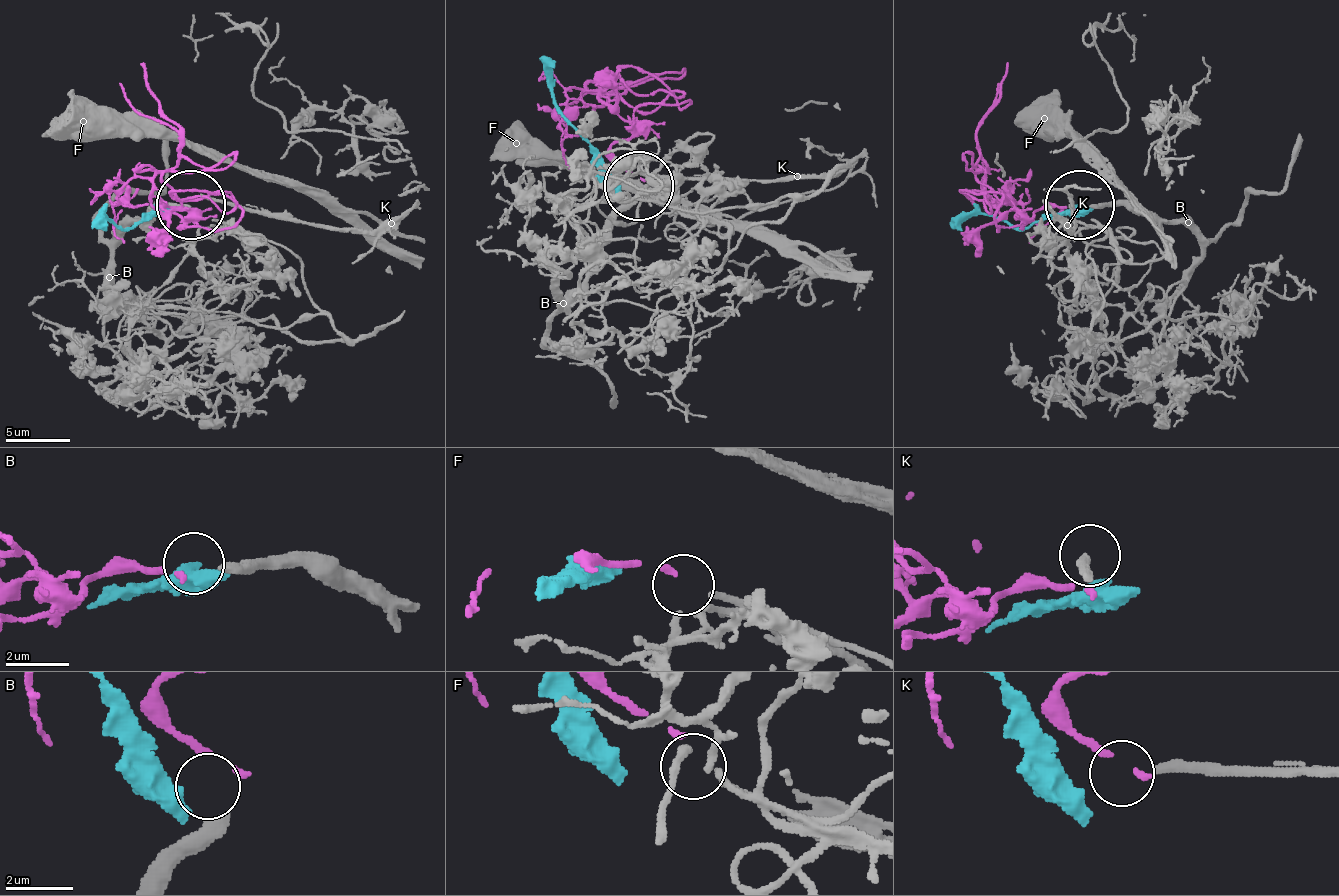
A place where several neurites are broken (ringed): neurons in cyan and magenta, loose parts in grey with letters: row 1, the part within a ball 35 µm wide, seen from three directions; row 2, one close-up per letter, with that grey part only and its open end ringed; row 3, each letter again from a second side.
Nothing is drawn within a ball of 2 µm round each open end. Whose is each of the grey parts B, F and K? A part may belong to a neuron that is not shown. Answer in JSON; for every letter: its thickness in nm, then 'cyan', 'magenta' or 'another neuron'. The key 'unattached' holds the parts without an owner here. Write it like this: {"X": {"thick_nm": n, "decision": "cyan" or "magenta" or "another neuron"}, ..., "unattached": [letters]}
{"B": {"thick_nm": 400, "decision": "another neuron"}, "F": {"thick_nm": 150, "decision": "magenta"}, "K": {"thick_nm": 280, "decision": "another neuron"}, "unattached": ["B", "K"]}

